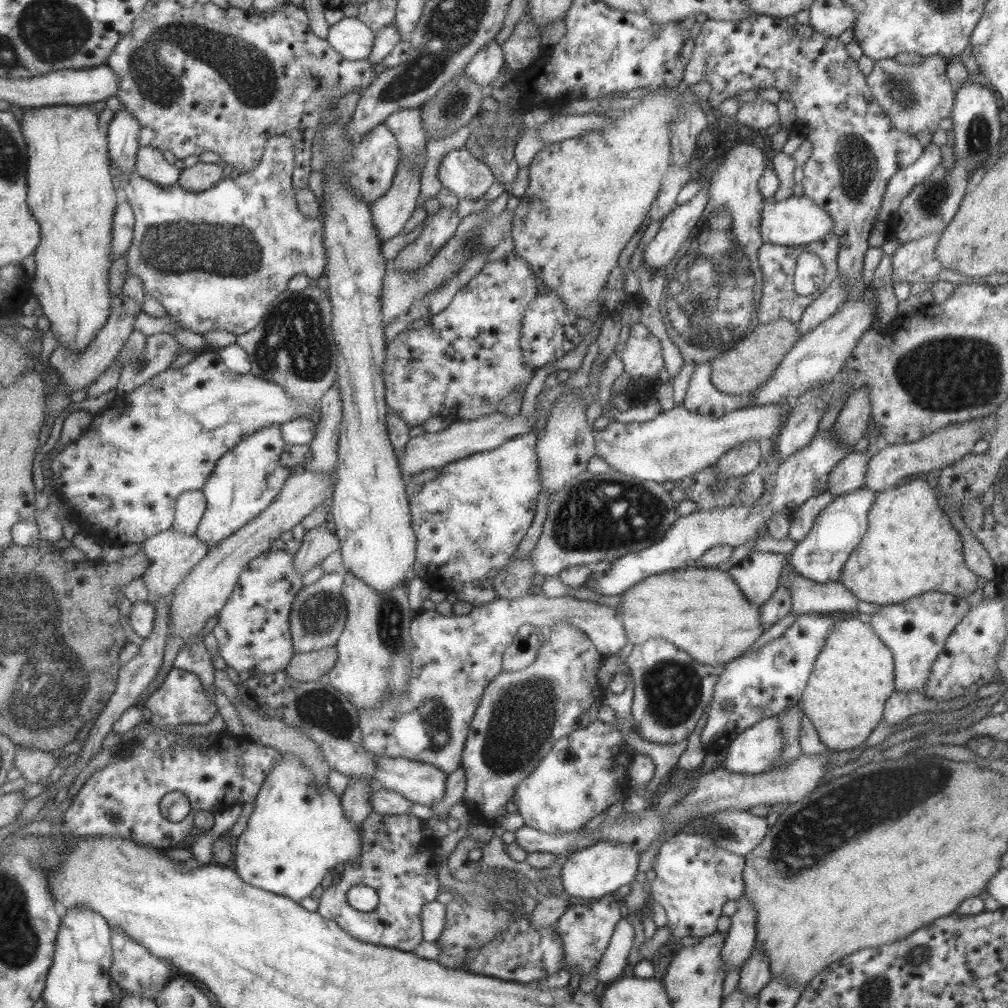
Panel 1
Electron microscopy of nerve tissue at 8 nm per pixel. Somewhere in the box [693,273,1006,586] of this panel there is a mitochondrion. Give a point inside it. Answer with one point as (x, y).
(958, 374)

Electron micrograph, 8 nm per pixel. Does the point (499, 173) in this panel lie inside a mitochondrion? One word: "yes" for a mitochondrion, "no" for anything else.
no

